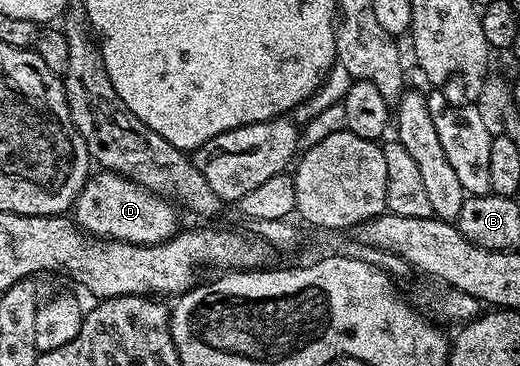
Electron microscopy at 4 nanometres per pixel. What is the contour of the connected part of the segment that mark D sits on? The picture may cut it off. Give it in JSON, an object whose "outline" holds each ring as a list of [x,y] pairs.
{"outline":[[[104,169],[90,174],[77,202],[71,208],[72,218],[82,231],[99,239],[118,239],[124,243],[162,243],[177,234],[177,211],[163,195],[148,191],[133,179]]]}

